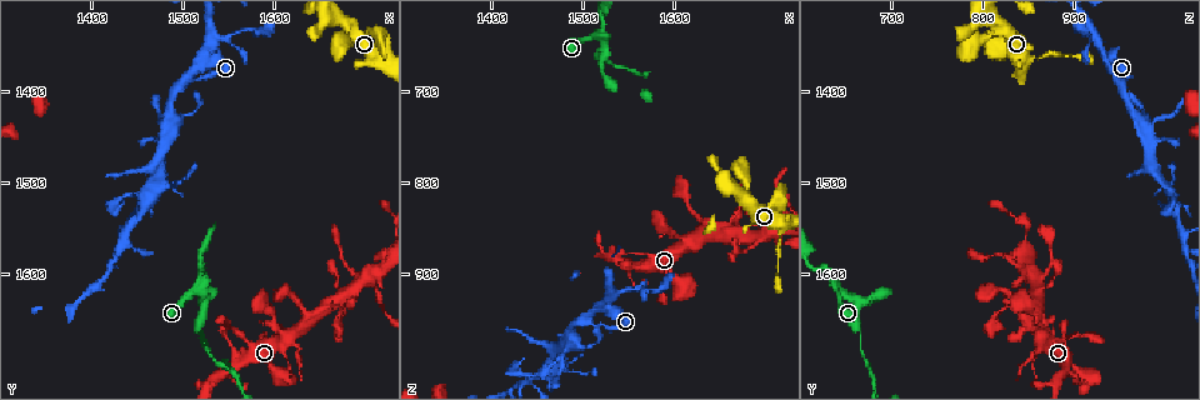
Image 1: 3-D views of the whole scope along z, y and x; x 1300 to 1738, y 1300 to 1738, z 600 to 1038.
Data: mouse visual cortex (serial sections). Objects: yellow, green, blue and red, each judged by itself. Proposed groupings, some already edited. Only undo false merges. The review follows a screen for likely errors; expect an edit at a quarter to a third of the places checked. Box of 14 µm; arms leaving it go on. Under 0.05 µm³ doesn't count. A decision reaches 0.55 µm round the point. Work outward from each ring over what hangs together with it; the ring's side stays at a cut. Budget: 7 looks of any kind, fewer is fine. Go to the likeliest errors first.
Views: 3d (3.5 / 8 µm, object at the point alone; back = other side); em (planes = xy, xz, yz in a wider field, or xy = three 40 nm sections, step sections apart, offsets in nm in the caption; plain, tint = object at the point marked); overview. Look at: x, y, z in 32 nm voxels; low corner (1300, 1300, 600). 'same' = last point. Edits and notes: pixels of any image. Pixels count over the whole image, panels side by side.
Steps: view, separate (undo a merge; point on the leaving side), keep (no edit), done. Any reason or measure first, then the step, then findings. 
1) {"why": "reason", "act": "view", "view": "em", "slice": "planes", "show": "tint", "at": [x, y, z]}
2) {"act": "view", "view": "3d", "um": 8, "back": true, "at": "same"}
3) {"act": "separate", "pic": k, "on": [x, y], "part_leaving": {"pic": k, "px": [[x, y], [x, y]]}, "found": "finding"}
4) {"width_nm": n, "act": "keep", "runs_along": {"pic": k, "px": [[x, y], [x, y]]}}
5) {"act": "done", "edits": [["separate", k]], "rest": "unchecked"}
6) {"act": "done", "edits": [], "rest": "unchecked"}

{"why": "three-way junction", "act": "view", "view": "3d", "um": 8, "at": [1510, 1620, 640]}

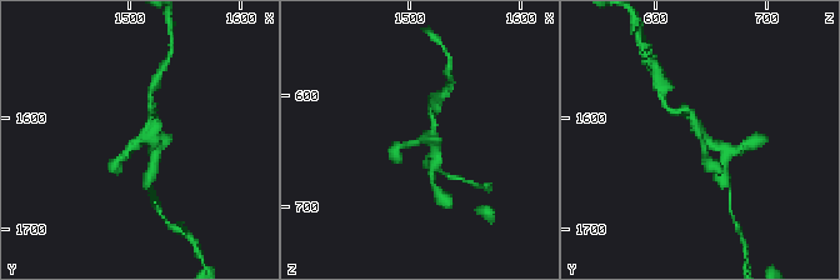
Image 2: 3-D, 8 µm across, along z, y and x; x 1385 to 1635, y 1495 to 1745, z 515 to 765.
{"act": "view", "view": "em", "slice": "xy", "step": 3, "show": "tint", "at": [1514, 1622, 644]}

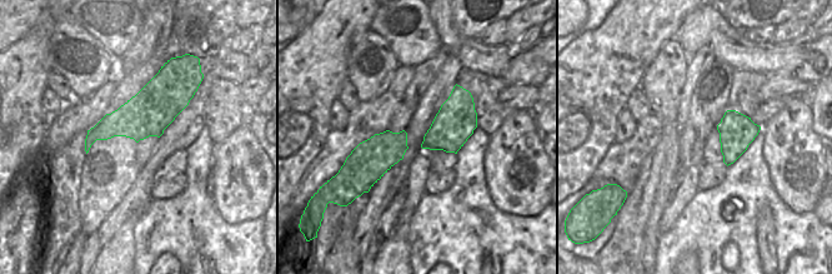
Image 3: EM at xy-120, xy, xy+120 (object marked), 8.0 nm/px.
{"act": "keep", "found": "all the same cell"}

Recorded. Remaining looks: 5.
{"why": "thin arm on a thick one", "act": "view", "view": "3d", "um": 3.5, "at": [1485, 1425, 970]}

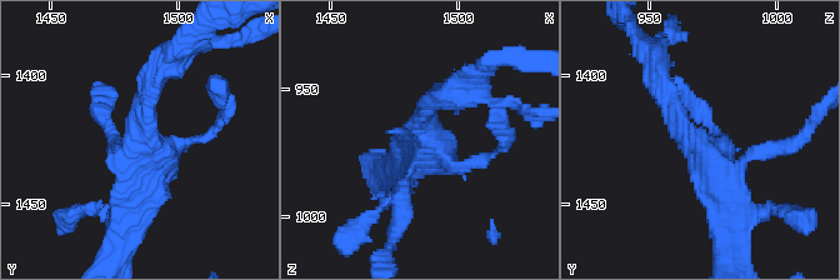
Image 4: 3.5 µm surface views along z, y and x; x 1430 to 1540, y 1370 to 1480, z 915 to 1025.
{"act": "view", "view": "em", "slice": "xy", "step": 1, "show": "tint", "at": [1486, 1430, 972]}

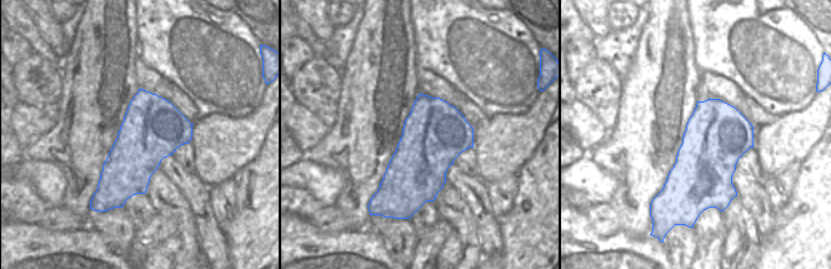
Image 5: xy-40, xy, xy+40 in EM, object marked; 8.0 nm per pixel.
{"width_nm": 500, "act": "keep", "runs_along": {"pic": 4, "px": [[660, 83], [710, 163], [726, 225]]}, "found": "continuous, no second cell"}

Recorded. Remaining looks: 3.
{"act": "view", "view": "3d", "um": 8, "at": [1435, 1560, 1020]}

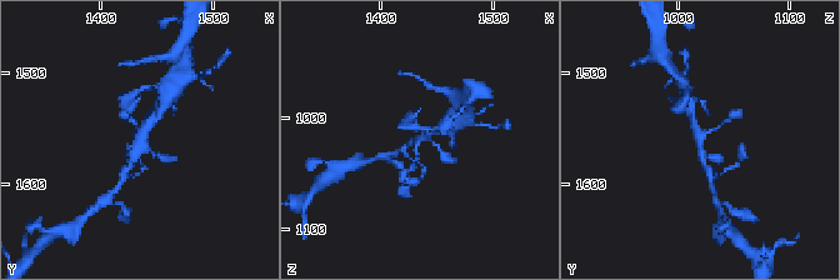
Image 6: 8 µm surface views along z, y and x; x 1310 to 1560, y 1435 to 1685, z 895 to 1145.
{"arms": 4, "arm_widths_nm": [150, 150, 150, 150], "why": "now the EM", "act": "view", "view": "em", "slice": "xy", "step": 1, "show": "tint", "at": [1438, 1564, 1016]}

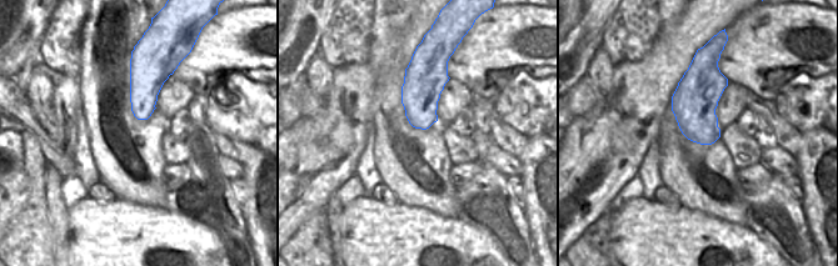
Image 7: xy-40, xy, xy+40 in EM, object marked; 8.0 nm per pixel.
{"act": "keep", "runs_along": {"pic": 6, "px": [[690, 115], [700, 150], [716, 159]]}, "found": "continuous, no second cell"}

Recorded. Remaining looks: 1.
{"act": "done", "edits": [], "rest": "unchecked"}

